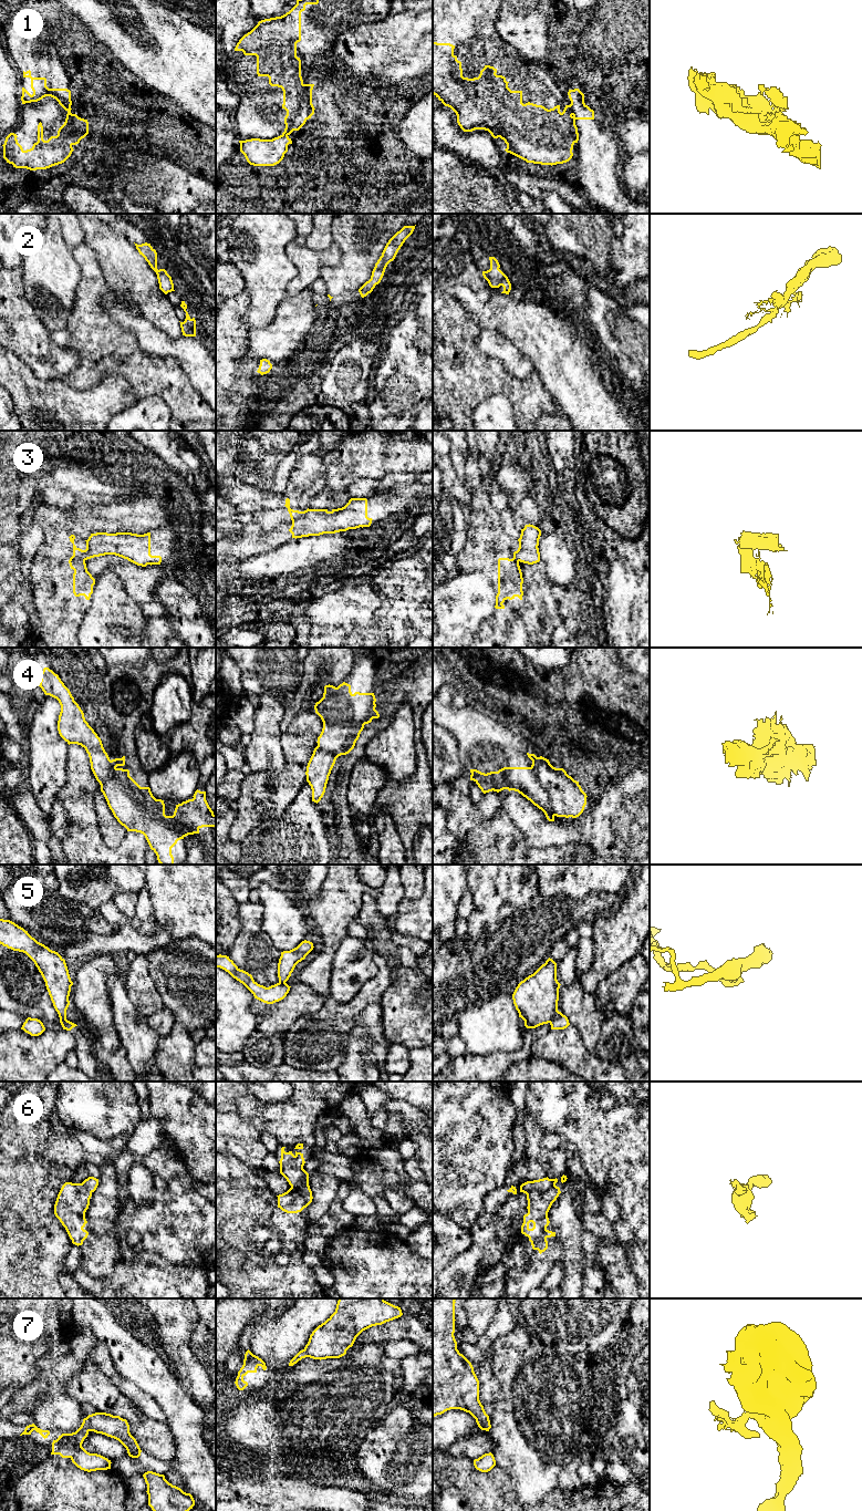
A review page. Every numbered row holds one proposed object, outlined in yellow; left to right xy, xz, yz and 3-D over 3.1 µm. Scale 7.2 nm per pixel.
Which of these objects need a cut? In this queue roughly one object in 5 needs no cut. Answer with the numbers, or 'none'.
1, 3, 4, 5, 6, 7

